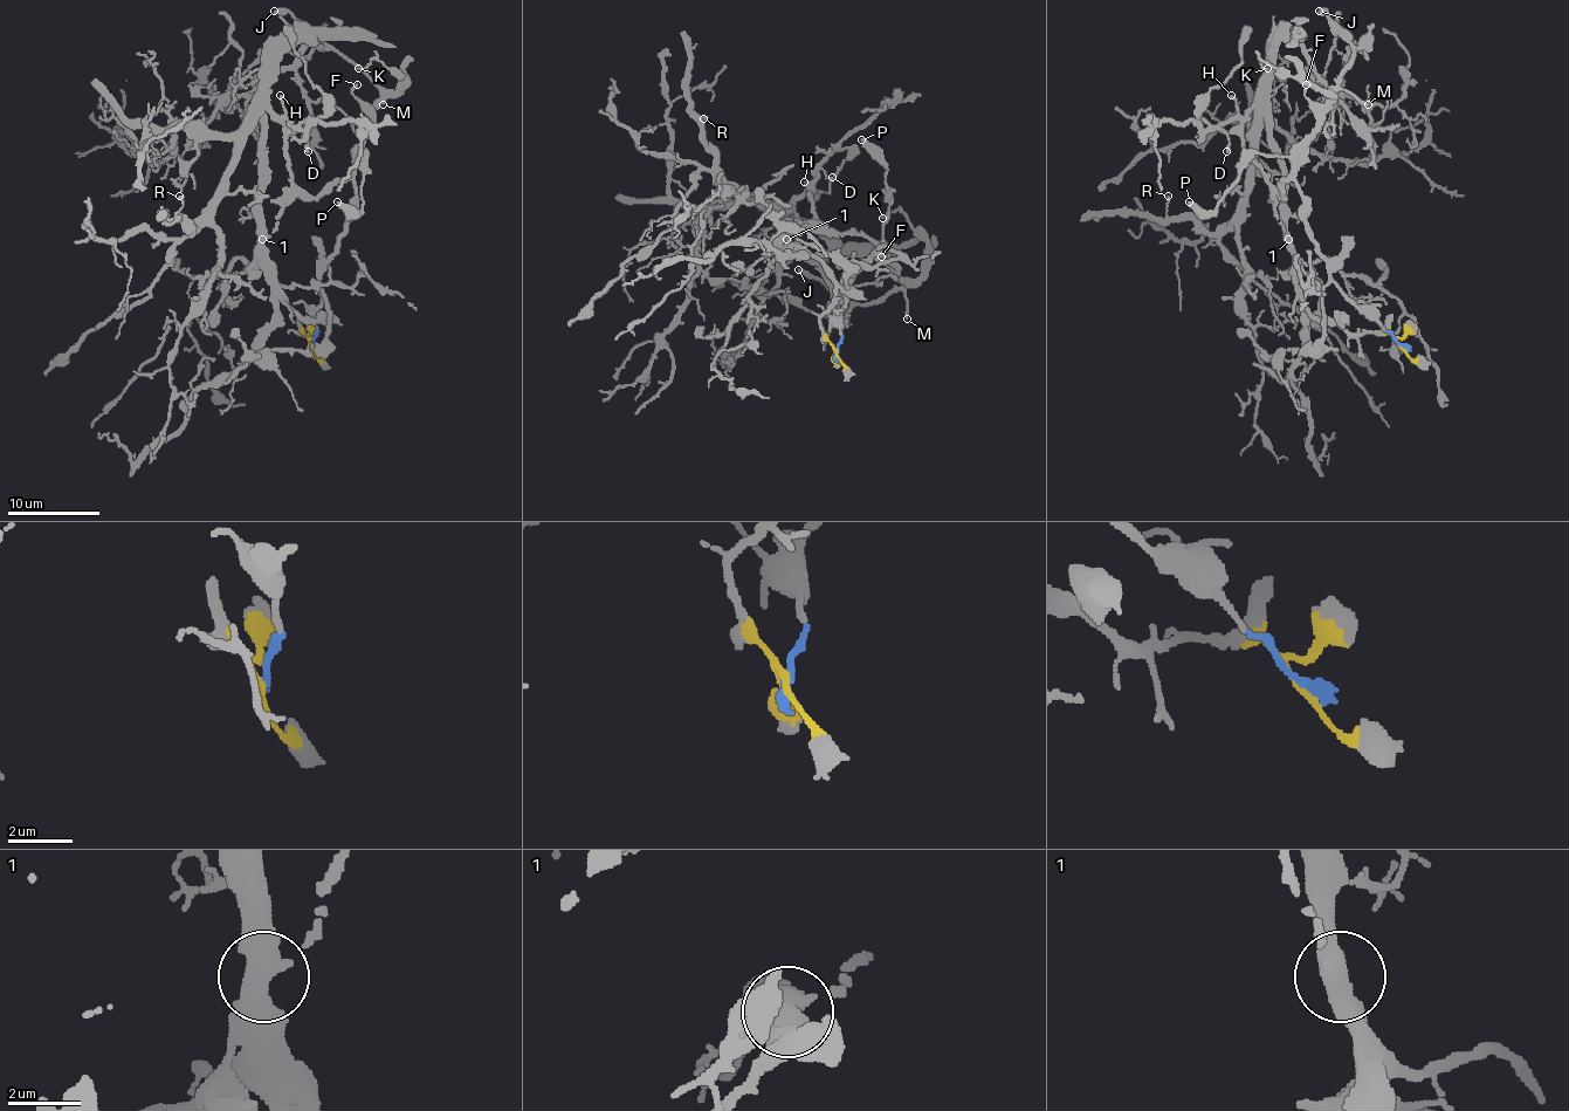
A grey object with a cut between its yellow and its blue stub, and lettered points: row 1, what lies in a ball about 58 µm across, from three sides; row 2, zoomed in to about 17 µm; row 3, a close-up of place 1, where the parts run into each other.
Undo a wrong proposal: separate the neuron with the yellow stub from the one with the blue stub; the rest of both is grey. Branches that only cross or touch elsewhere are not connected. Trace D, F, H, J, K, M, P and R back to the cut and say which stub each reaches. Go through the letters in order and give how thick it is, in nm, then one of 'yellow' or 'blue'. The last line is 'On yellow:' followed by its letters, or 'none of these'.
D: 200 nm | blue
F: 160 nm | blue
H: 180 nm | yellow
J: 360 nm | blue
K: 150 nm | blue
M: 180 nm | blue
P: 360 nm | blue
R: 140 nm | yellow
On yellow: H, R

